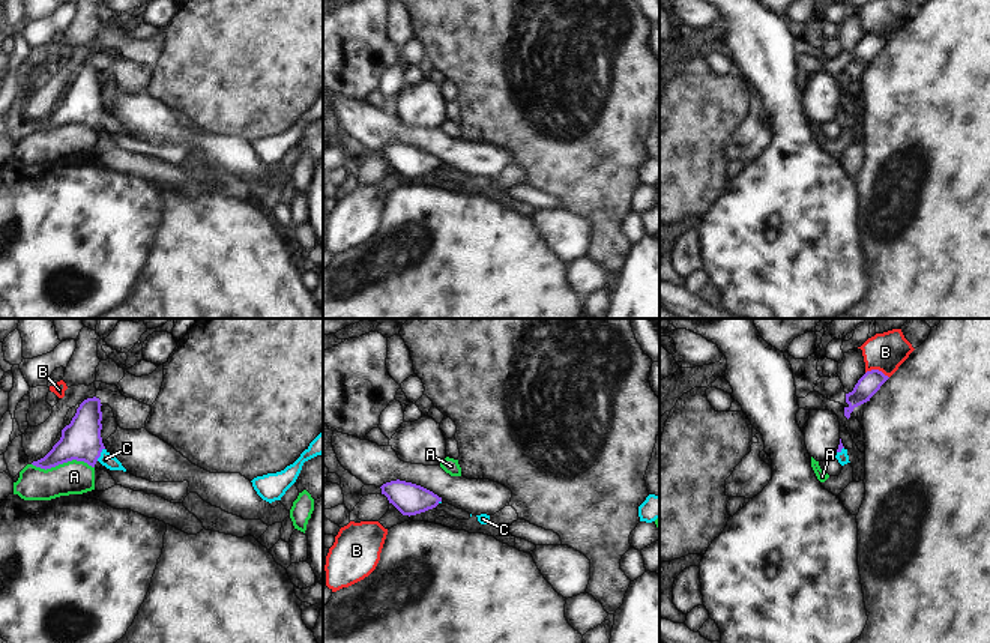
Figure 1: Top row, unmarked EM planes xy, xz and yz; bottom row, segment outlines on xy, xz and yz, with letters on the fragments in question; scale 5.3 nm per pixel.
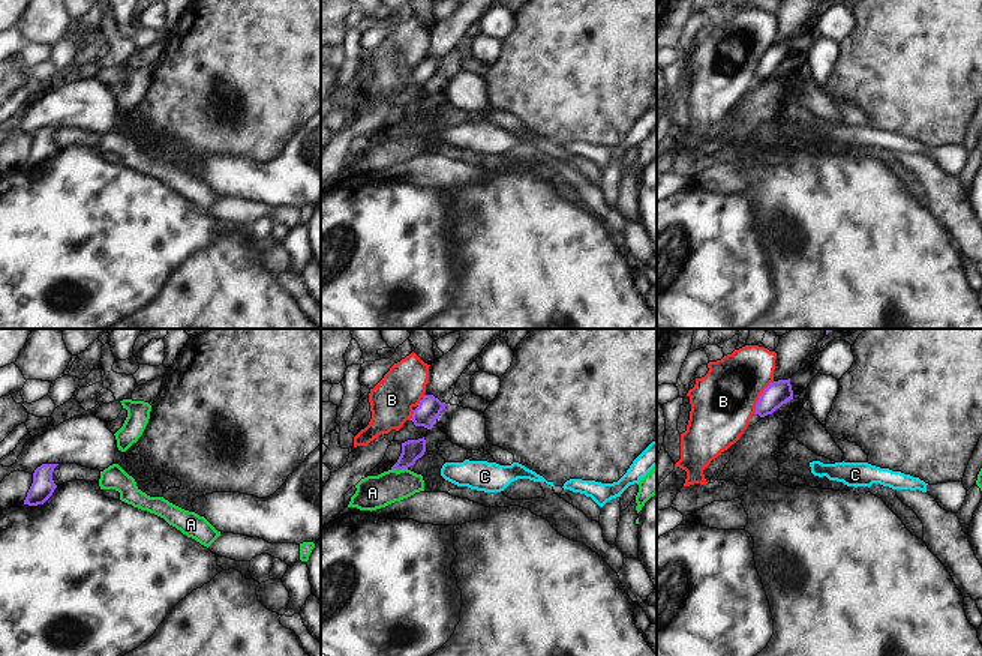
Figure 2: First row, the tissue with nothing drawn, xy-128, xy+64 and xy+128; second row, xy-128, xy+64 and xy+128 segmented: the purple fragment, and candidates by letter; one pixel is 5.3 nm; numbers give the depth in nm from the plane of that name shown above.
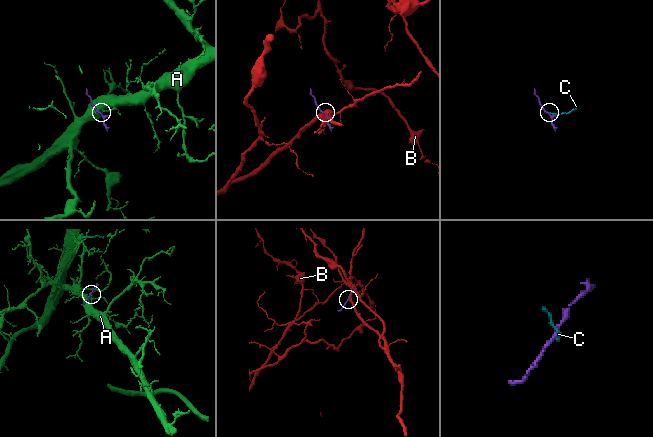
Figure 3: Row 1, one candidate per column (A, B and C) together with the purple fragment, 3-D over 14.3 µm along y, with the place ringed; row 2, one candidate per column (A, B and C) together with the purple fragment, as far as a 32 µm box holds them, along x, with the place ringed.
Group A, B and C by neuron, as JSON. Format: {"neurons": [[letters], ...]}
{"neurons": [["A"], ["B"], ["C"]]}

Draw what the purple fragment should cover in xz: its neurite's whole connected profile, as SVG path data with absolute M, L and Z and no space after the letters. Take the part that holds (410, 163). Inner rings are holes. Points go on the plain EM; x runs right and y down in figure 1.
M400 143L386 146L380 152L389 167L409 180L433 173L442 165L442 161L433 155Z

